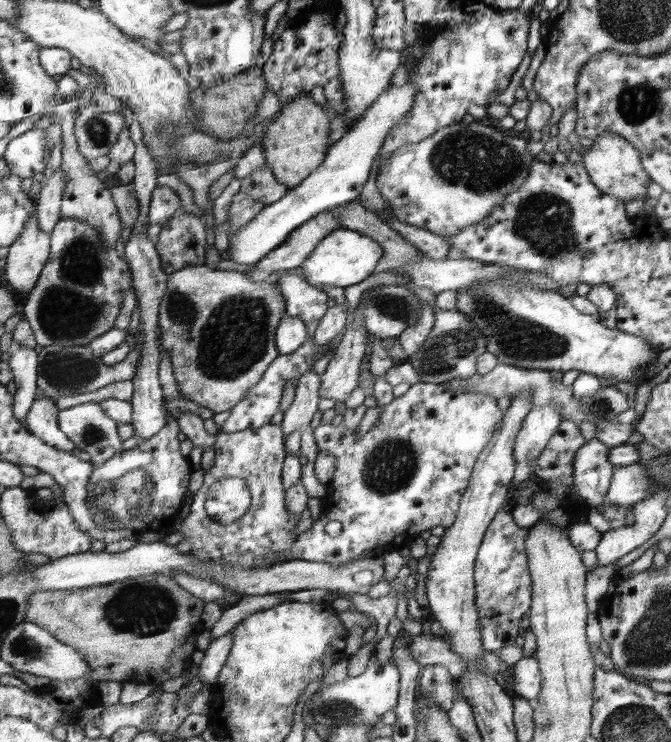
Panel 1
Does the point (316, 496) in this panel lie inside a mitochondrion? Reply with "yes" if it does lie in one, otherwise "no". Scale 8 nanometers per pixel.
no

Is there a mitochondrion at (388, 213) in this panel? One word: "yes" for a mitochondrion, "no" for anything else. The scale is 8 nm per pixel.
no

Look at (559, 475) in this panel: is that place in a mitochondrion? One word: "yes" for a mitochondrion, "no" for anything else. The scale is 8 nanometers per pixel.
no

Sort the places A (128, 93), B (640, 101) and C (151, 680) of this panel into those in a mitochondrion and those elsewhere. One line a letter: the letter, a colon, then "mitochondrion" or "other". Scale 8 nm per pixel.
A: other
B: mitochondrion
C: other

